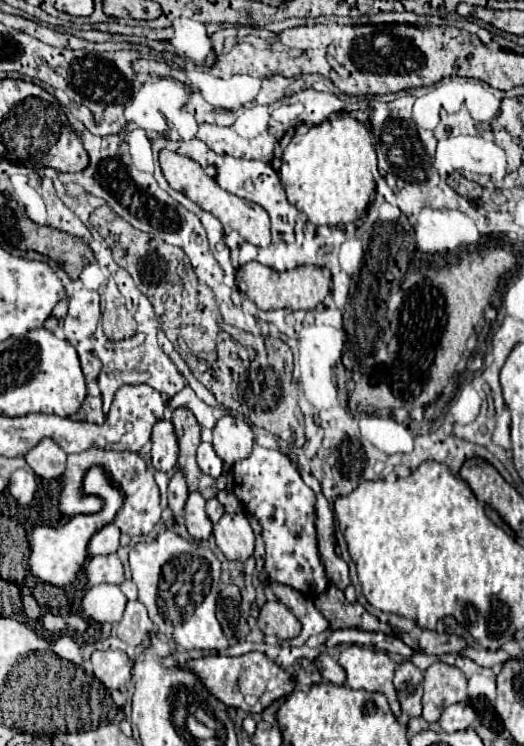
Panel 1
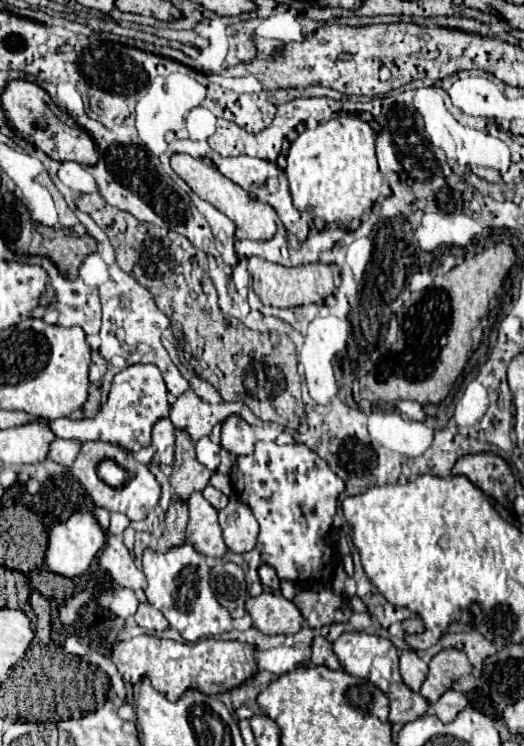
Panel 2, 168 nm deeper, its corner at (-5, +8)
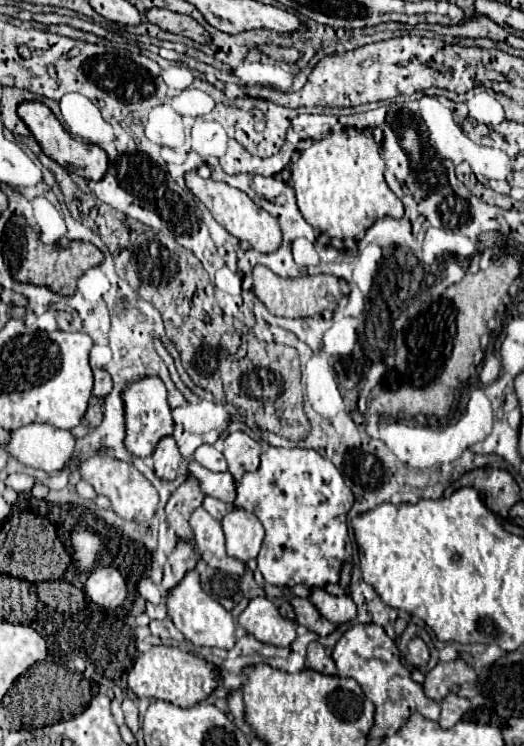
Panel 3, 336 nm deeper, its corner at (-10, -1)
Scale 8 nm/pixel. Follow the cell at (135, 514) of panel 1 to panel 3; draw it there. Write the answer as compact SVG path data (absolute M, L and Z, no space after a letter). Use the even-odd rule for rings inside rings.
M93 456L89 460L85 460L81 464L81 478L87 480L97 494L105 494L111 500L111 510L121 516L123 520L137 520L137 522L145 522L149 518L153 518L157 504L159 504L159 496L157 490L151 486L151 482L129 462L121 462L115 458L107 458L107 456Z

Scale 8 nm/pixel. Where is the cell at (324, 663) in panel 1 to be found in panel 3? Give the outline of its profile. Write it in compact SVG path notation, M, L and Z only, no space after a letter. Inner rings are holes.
M311 642L307 646L307 656L305 656L305 666L311 670L317 670L321 674L337 674L333 658L327 654L325 646L319 642Z

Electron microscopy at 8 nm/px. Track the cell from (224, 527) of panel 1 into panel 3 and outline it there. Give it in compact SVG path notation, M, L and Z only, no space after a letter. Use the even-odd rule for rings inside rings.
M233 508L221 520L221 526L227 540L227 554L231 558L237 558L241 562L257 558L265 530L259 518L255 518L255 514L241 508Z

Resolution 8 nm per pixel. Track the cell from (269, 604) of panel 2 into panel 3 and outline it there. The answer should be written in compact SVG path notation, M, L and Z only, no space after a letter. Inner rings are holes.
M251 598L247 608L237 618L249 634L271 646L289 646L295 640L295 622L281 618L279 610L267 598Z

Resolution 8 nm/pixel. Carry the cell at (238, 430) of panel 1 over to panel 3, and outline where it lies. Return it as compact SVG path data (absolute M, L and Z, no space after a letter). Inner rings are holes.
M231 432L225 438L223 456L235 480L239 480L245 472L255 472L259 468L261 450L263 450L261 444L247 436L245 432Z

